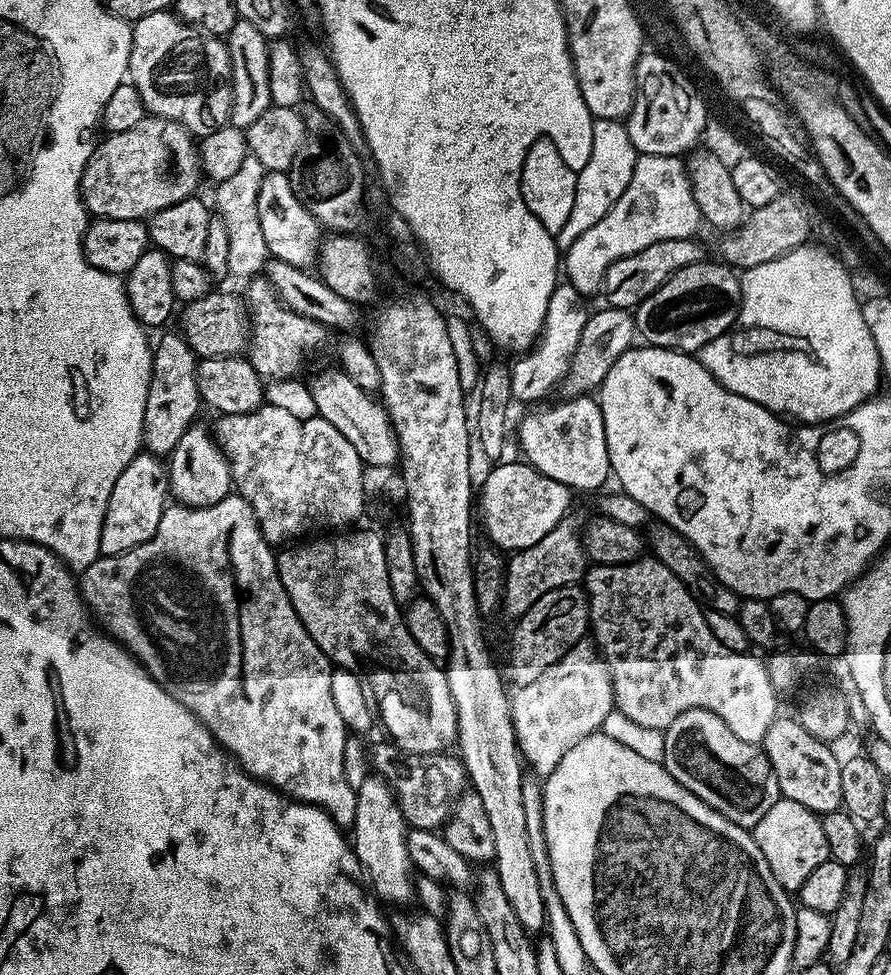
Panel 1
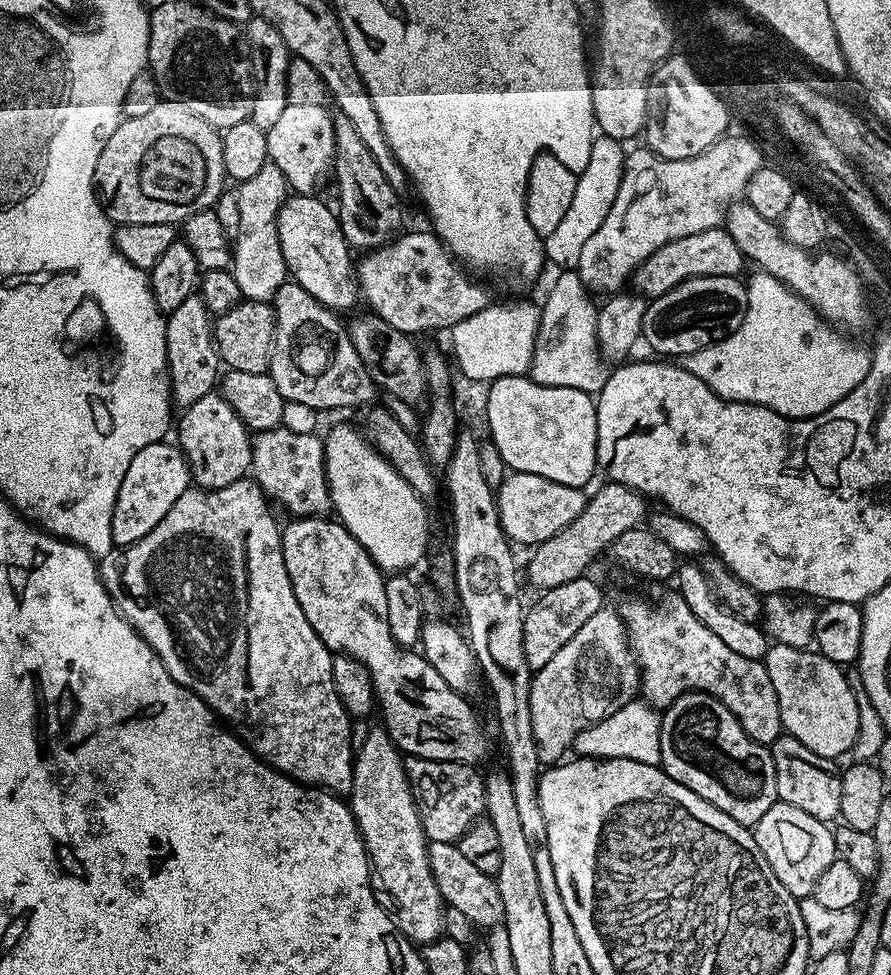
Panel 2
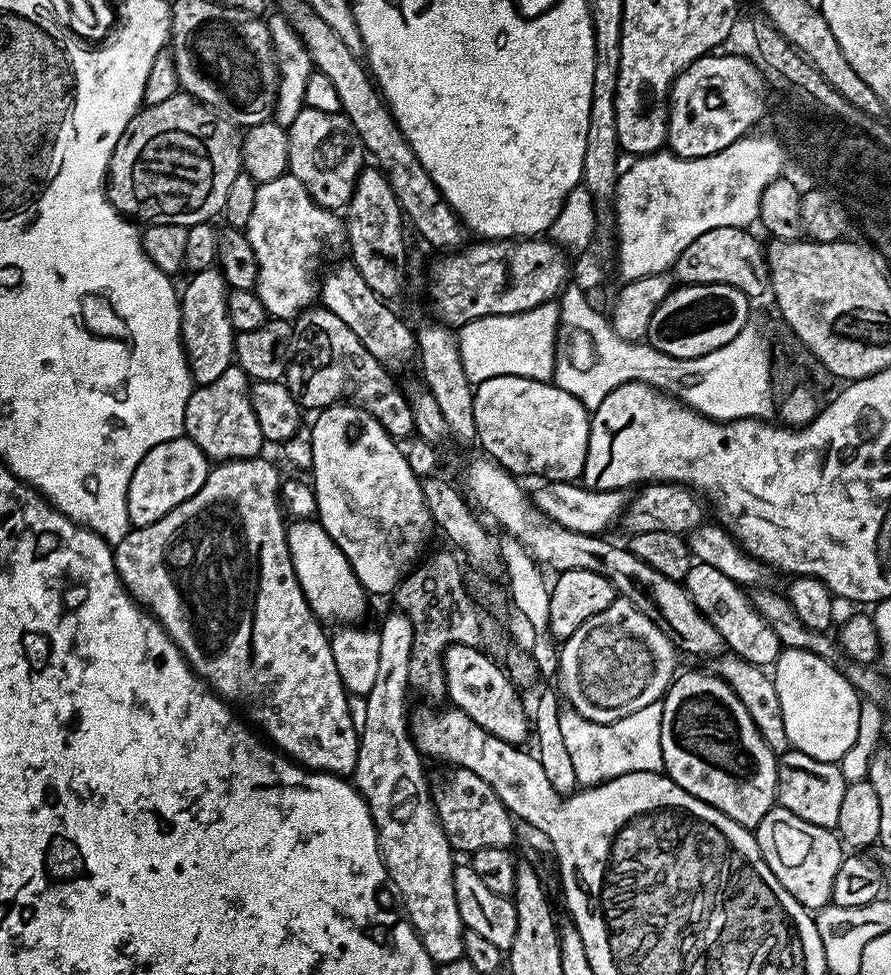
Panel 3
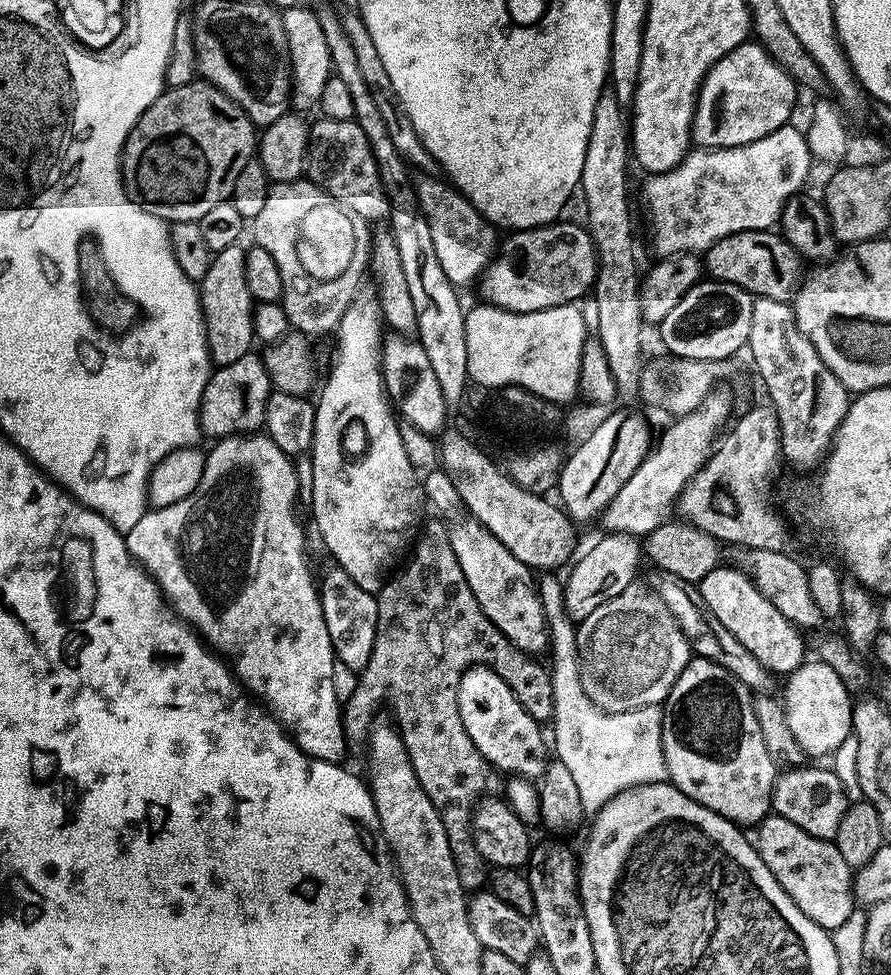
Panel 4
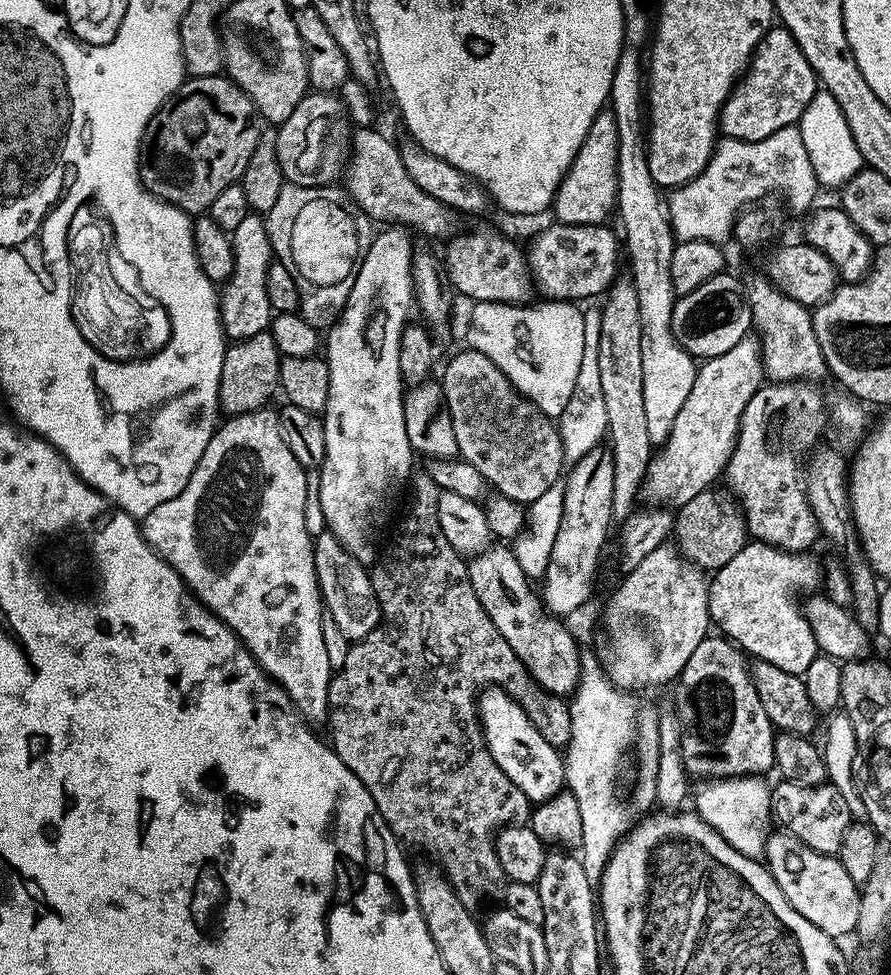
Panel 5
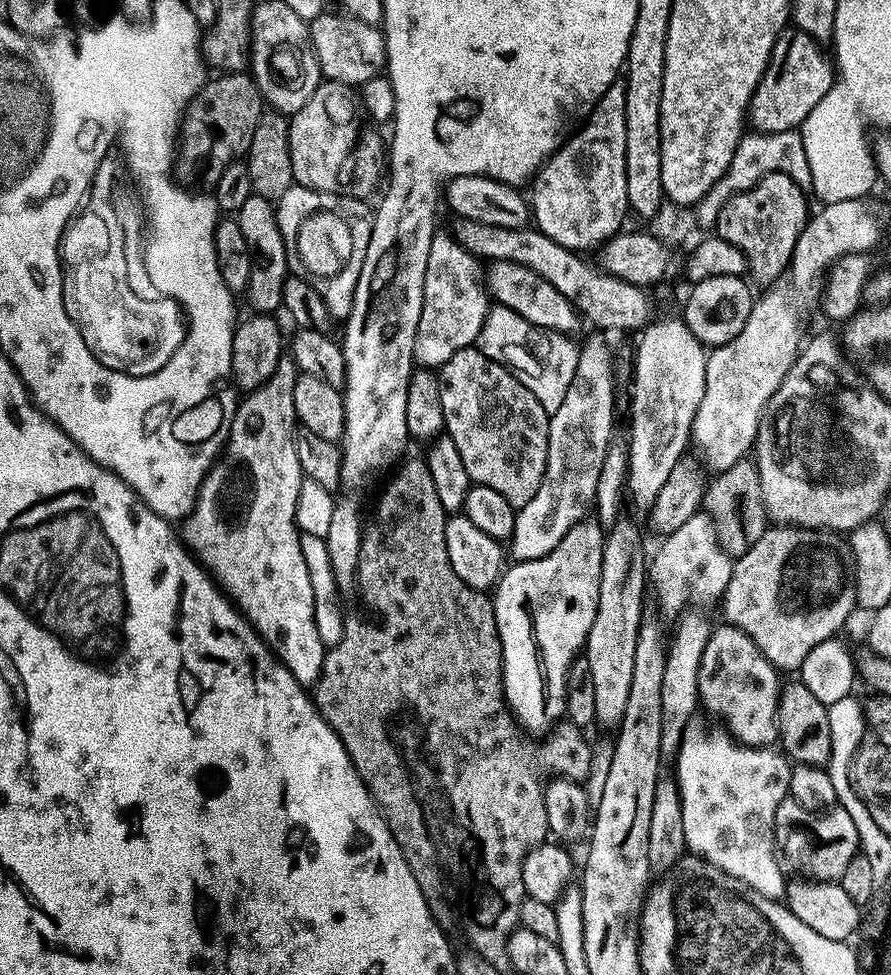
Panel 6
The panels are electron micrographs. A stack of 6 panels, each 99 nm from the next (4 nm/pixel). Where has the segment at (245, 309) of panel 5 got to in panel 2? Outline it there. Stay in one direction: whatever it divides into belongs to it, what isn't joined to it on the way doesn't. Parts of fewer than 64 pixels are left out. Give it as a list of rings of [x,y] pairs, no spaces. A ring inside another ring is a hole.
[[[193,294],[178,306],[178,310],[166,316],[166,358],[168,359],[168,381],[172,387],[172,403],[177,409],[189,408],[198,398],[213,391],[222,376],[220,351],[212,336],[213,313],[204,304],[204,297]]]

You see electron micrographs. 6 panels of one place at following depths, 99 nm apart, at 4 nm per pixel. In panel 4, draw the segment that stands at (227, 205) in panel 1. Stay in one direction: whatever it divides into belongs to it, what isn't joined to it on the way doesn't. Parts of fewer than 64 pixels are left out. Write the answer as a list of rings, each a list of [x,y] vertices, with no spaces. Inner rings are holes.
[[[308,178],[292,180],[288,184],[276,184],[269,187],[266,206],[262,206],[262,214],[258,214],[254,221],[256,227],[255,243],[261,248],[270,250],[274,262],[278,264],[278,274],[282,276],[284,295],[282,307],[289,325],[295,331],[303,332],[309,338],[335,333],[342,322],[342,314],[352,304],[356,293],[361,291],[360,279],[365,279],[369,271],[368,254],[370,251],[370,224],[360,216],[355,216],[331,196],[312,183]],[[300,240],[308,244],[312,240],[312,272],[306,261],[300,257],[296,247]]]

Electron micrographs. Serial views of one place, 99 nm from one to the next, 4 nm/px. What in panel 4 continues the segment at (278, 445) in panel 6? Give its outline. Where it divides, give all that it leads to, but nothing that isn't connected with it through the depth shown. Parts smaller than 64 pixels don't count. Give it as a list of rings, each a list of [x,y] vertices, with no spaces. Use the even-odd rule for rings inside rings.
[[[266,434],[225,436],[217,439],[213,444],[216,445],[209,451],[207,450],[204,457],[204,469],[197,488],[188,497],[174,502],[173,505],[153,507],[145,511],[144,516],[138,518],[137,524],[124,537],[128,553],[156,581],[160,587],[160,593],[171,604],[177,616],[196,629],[204,643],[227,661],[241,685],[253,697],[259,698],[263,707],[280,721],[280,725],[291,736],[292,741],[300,747],[300,751],[305,752],[314,760],[340,764],[343,761],[344,751],[349,751],[350,745],[344,737],[342,703],[335,697],[333,673],[337,658],[330,642],[330,630],[326,630],[326,618],[322,614],[318,584],[314,576],[312,580],[312,568],[308,565],[308,552],[304,549],[304,532],[300,529],[300,520],[296,517],[295,510],[292,509],[295,504],[298,504],[300,490],[300,483],[296,480],[293,457],[283,452]]]

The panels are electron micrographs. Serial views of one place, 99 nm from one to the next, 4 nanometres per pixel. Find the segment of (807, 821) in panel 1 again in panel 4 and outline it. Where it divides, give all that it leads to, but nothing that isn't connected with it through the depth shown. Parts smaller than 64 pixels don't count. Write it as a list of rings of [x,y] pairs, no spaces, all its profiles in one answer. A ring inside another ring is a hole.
[[[775,814],[765,816],[755,832],[757,854],[762,862],[766,862],[770,874],[774,874],[782,890],[790,894],[802,914],[806,914],[818,926],[829,930],[836,929],[842,921],[852,916],[854,872],[848,867],[846,858],[838,854],[833,841],[814,838],[814,834],[806,834],[802,826],[794,826],[794,822]]]

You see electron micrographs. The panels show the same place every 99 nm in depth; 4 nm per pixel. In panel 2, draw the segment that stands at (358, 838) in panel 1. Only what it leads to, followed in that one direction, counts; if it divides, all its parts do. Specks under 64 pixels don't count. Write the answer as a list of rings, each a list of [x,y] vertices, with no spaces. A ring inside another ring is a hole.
[[[373,727],[352,762],[350,807],[368,852],[371,871],[379,887],[381,884],[392,895],[400,911],[400,935],[411,940],[413,945],[423,946],[444,936],[446,905],[430,870],[430,842],[424,836],[422,818],[406,778],[404,762],[405,757],[383,727]]]

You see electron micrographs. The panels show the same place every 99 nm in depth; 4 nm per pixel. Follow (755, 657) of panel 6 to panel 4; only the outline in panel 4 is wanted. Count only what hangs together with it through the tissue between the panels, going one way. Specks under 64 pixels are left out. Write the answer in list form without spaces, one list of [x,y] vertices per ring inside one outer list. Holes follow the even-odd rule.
[[[705,656],[689,659],[688,665],[674,682],[668,699],[662,705],[661,744],[668,767],[668,780],[682,794],[726,817],[737,826],[759,825],[769,815],[772,806],[772,786],[778,775],[778,765],[770,758],[766,742],[762,742],[762,729],[754,714],[753,693],[730,670],[710,662]]]

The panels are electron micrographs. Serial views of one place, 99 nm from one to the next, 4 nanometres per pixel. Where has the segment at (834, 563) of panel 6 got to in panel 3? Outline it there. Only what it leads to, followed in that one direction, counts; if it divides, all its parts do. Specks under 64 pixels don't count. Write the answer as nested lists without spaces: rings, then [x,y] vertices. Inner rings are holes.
[[[699,562],[693,563],[682,583],[694,606],[698,606],[698,610],[712,623],[714,630],[722,634],[725,647],[731,655],[740,656],[751,664],[775,665],[782,651],[778,634],[774,634],[774,630],[770,630],[770,626],[760,617],[758,610],[754,610],[749,593],[741,585],[726,578],[726,574],[714,570],[714,566],[706,566]]]

